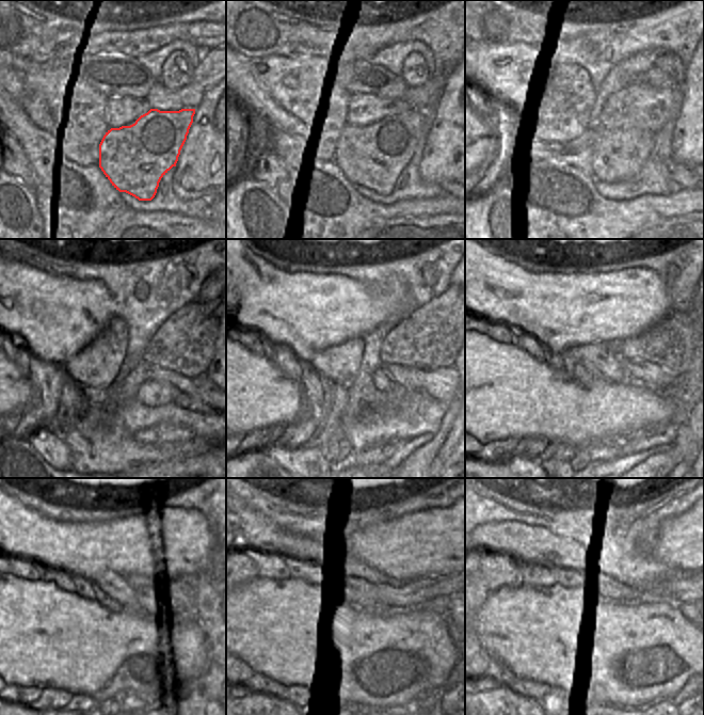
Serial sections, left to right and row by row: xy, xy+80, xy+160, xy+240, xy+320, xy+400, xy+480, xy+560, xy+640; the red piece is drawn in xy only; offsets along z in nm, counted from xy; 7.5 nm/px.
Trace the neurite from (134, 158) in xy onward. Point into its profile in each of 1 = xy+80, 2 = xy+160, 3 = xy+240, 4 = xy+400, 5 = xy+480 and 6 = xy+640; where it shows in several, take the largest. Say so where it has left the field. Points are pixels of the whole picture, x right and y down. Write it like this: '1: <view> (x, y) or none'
1: xy+80 (373, 156)
2: xy+160 (619, 154)
3: xy+240 (150, 393)
4: xy+400 (611, 368)
5: xy+480 (114, 586)
6: xy+640 (527, 544)

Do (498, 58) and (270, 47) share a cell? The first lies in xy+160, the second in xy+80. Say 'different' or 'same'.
different

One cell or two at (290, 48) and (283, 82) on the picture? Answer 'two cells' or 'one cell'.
two cells

